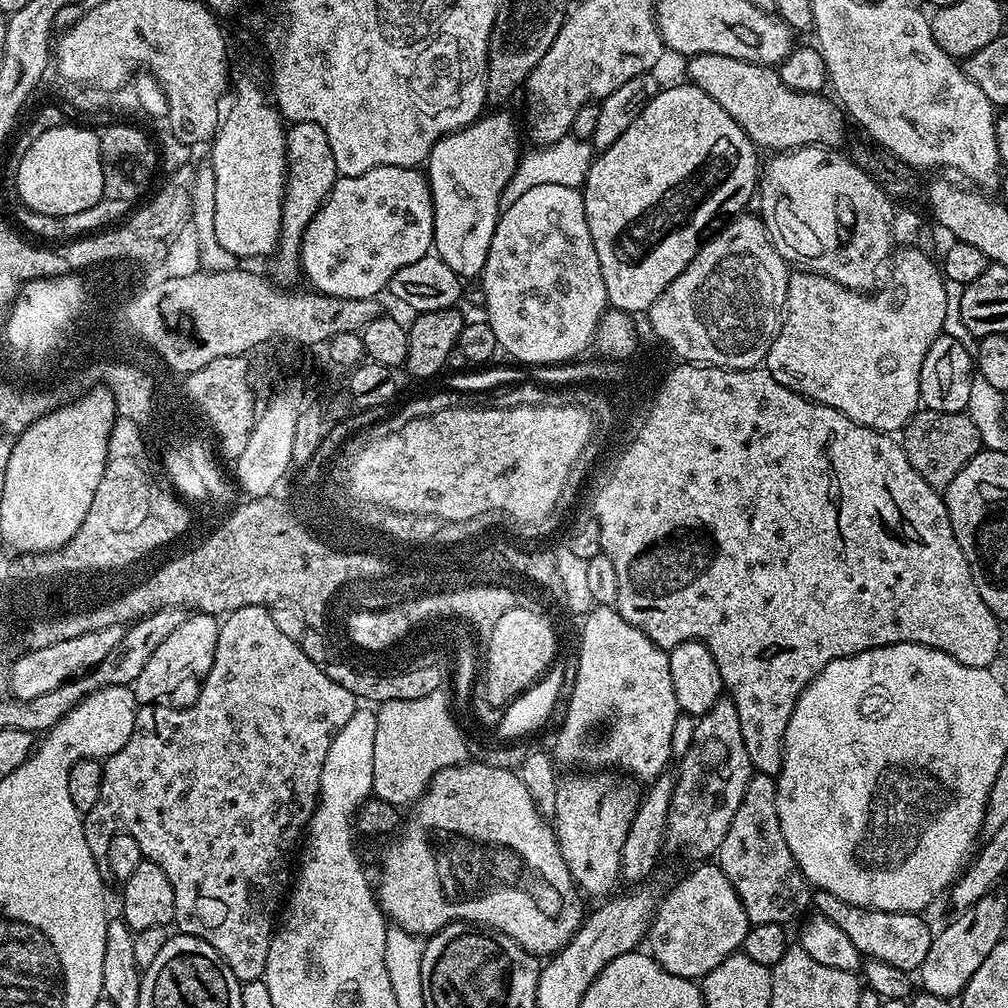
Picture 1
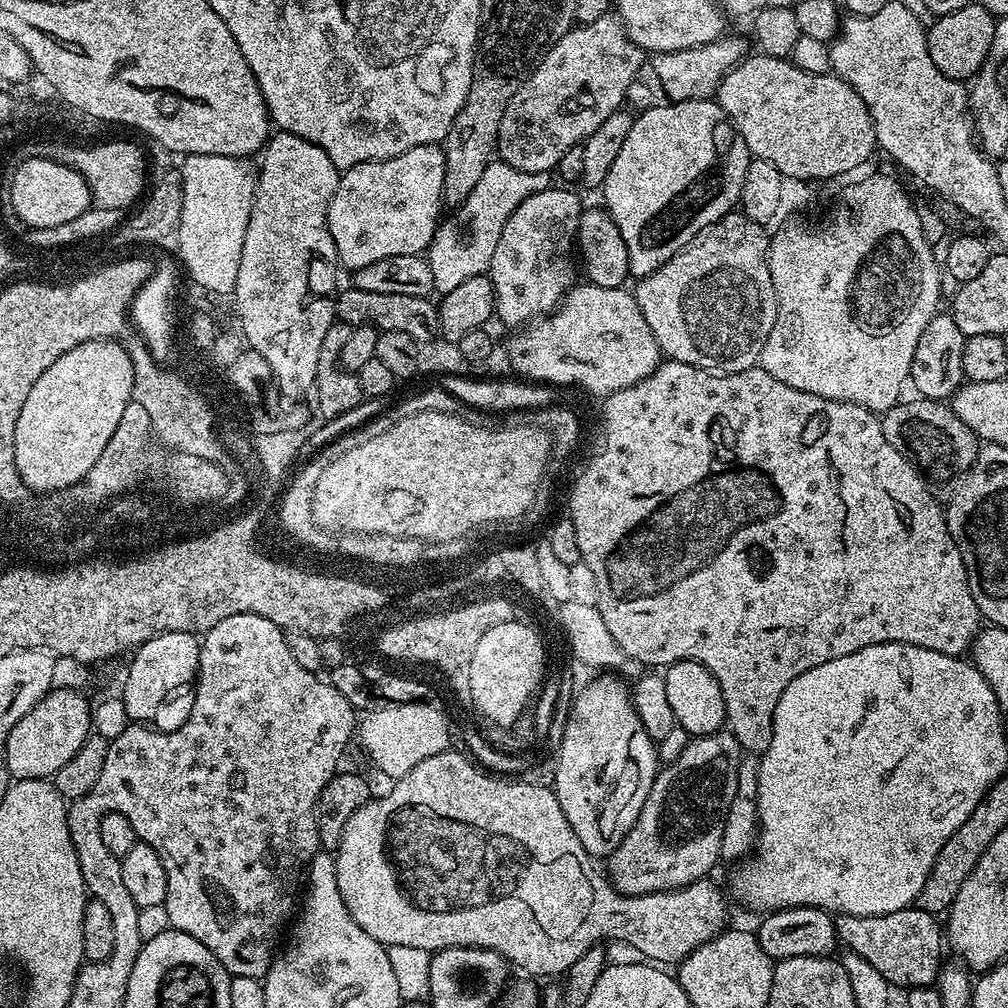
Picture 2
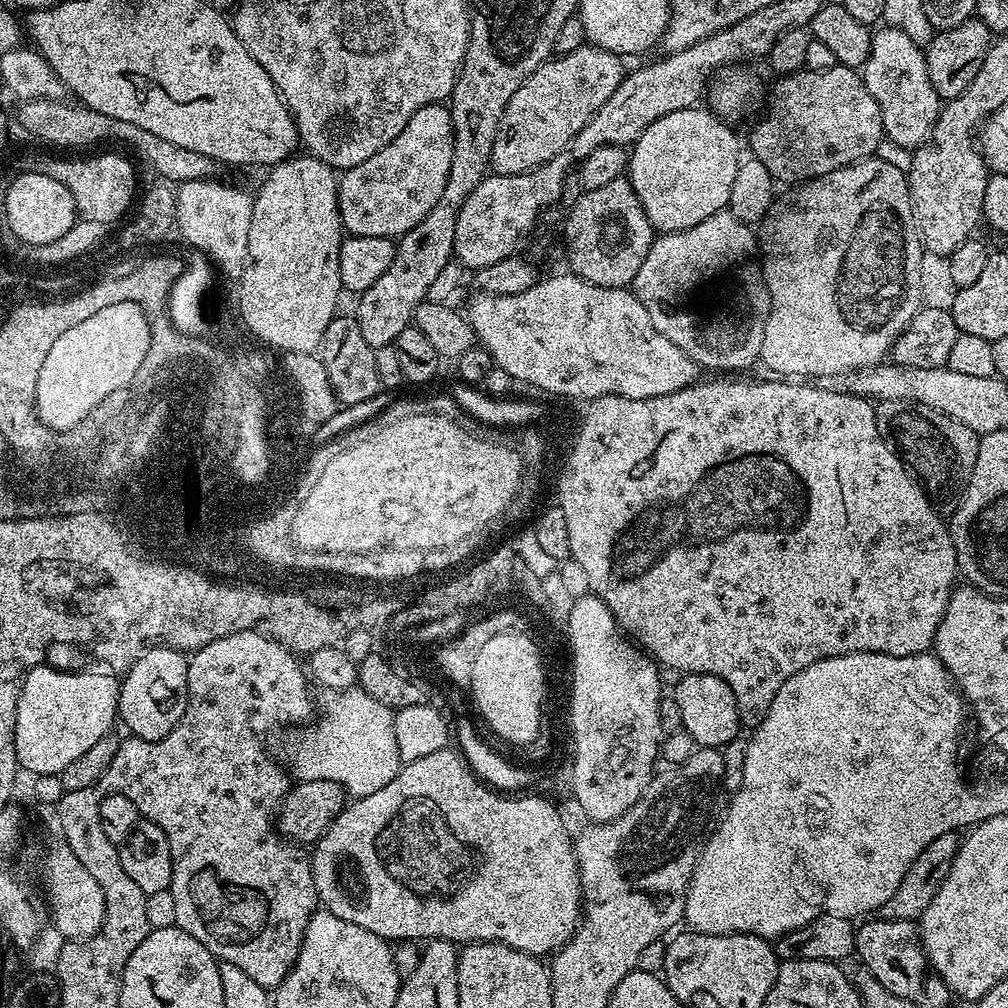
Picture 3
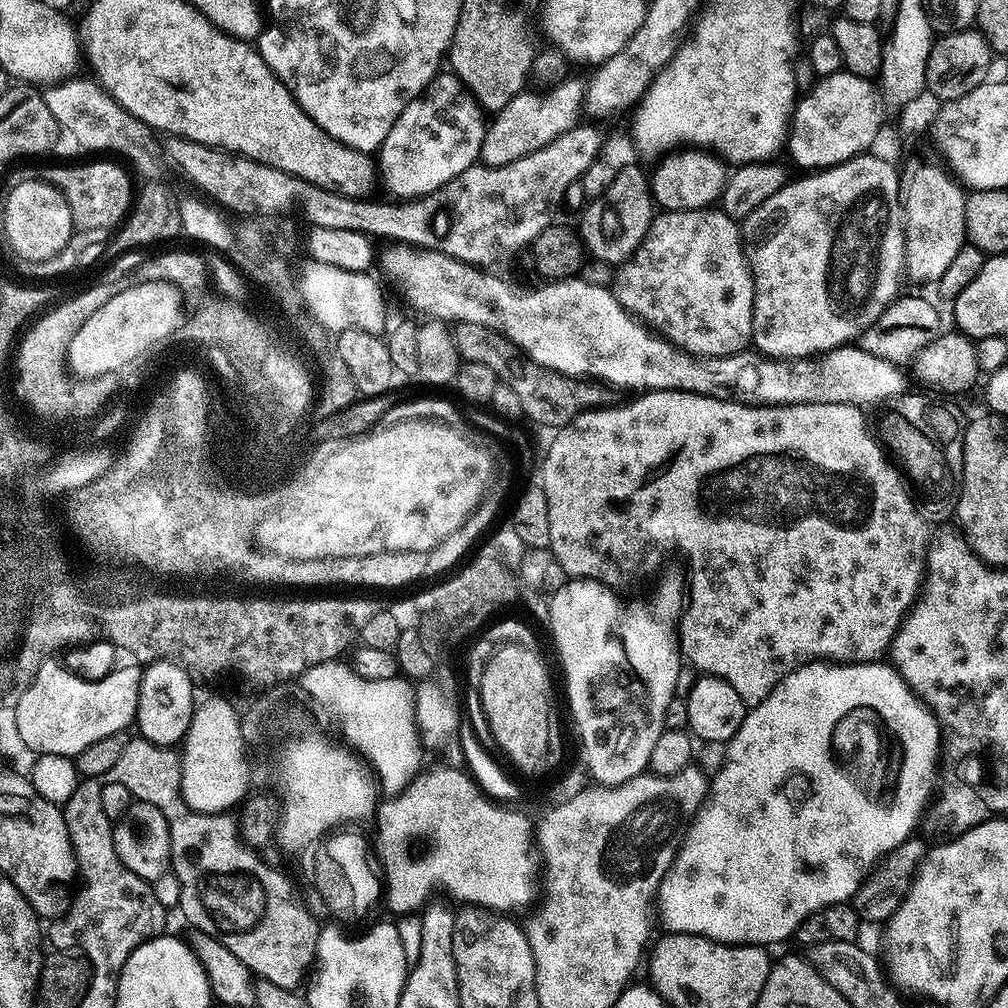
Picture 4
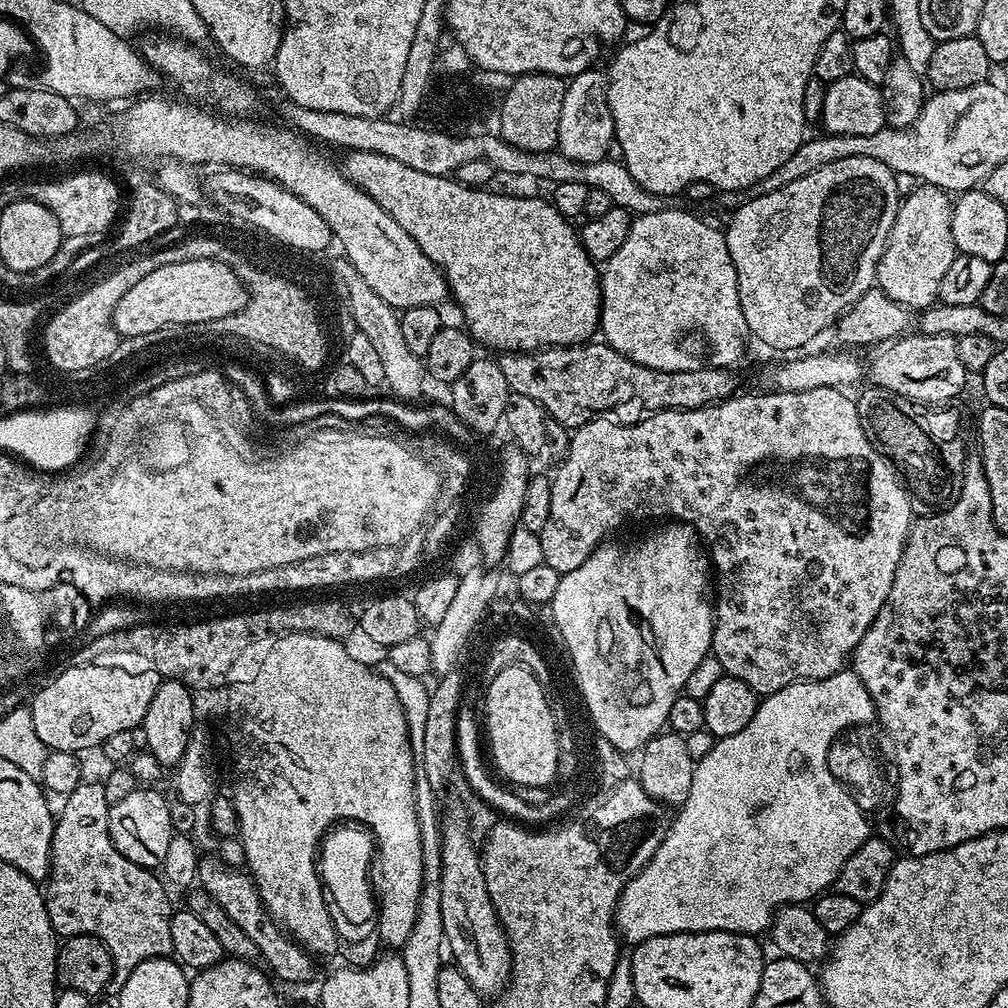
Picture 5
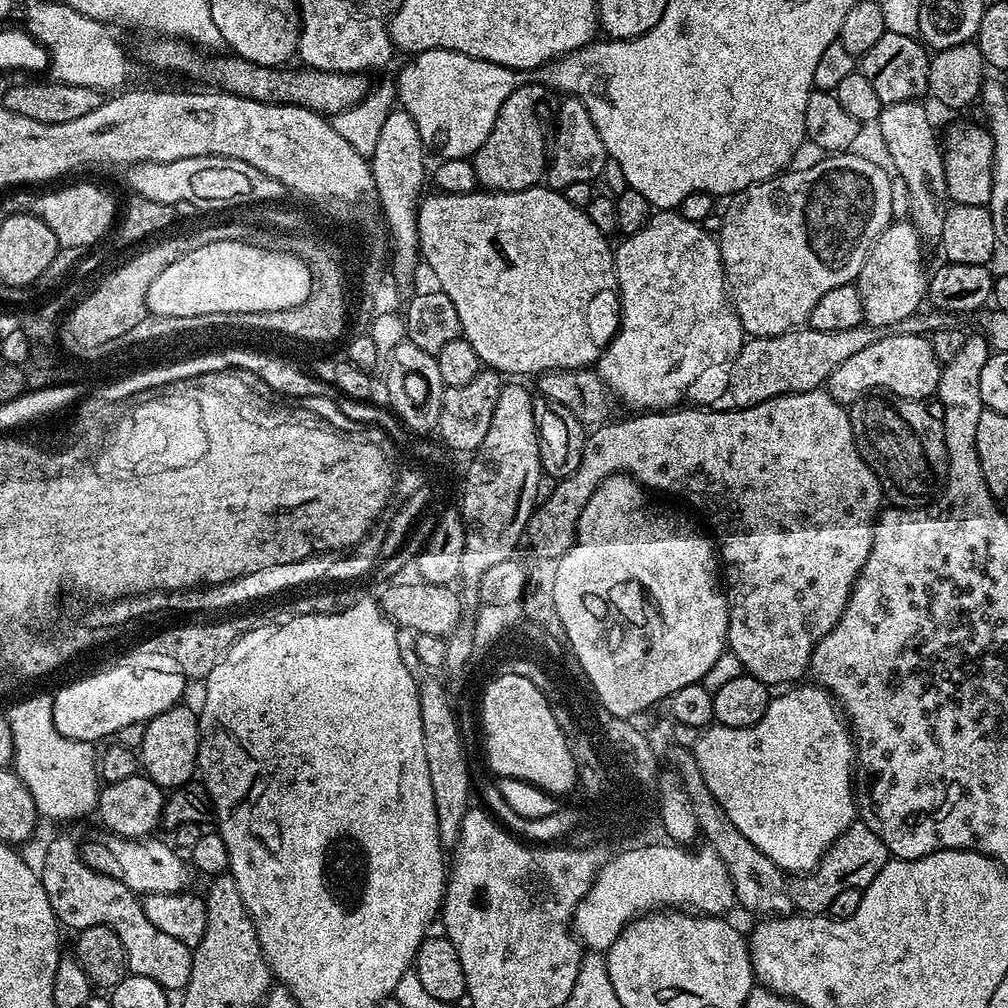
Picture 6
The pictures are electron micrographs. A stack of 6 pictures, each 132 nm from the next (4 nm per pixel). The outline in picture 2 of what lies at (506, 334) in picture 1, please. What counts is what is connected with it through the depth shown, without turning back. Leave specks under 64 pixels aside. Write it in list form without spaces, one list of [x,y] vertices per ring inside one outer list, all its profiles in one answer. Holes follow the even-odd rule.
[[[553,186],[538,194],[530,194],[530,198],[526,198],[526,202],[522,202],[516,207],[514,214],[510,214],[506,226],[502,226],[502,238],[498,238],[498,246],[494,246],[490,269],[492,291],[496,294],[495,315],[498,320],[500,316],[502,323],[527,326],[547,316],[549,312],[556,311],[560,307],[560,301],[573,288],[578,268],[572,265],[572,256],[574,260],[582,205],[580,206],[579,198],[572,191],[568,186]]]

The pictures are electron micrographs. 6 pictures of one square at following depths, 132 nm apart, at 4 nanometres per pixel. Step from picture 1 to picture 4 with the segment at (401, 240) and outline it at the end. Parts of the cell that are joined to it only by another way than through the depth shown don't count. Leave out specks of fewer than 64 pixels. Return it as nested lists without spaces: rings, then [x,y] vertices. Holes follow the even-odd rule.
[[[441,71],[428,83],[421,96],[411,100],[406,110],[402,110],[398,122],[390,126],[390,134],[386,134],[386,138],[378,149],[379,173],[383,181],[385,178],[389,186],[400,195],[397,197],[423,198],[433,195],[441,191],[456,175],[479,161],[485,127],[486,113],[480,107],[479,101],[460,83],[455,72]]]

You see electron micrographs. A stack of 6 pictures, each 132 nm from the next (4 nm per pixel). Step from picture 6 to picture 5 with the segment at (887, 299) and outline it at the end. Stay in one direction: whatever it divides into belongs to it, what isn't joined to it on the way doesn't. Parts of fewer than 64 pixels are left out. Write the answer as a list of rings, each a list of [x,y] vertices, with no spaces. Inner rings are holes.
[[[926,183],[915,186],[917,188],[900,201],[900,209],[876,267],[875,287],[881,288],[894,302],[907,304],[912,310],[923,310],[939,301],[938,286],[942,286],[942,278],[958,253],[954,234],[950,234],[952,200],[949,193]]]

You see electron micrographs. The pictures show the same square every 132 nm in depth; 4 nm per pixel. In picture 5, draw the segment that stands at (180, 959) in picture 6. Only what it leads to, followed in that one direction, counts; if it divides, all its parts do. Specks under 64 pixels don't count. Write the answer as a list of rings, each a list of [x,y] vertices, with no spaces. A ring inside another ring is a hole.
[[[104,794],[100,796],[100,800],[96,800],[96,804],[88,800],[88,808],[96,808],[96,812],[100,812],[100,816],[92,816],[92,820],[100,820],[100,824],[92,824],[92,820],[84,824],[84,816],[80,816],[80,824],[68,824],[68,828],[54,826],[52,865],[46,881],[44,905],[50,918],[50,926],[56,931],[57,937],[93,936],[104,943],[106,950],[110,950],[112,981],[108,983],[107,991],[119,994],[126,978],[130,978],[132,971],[142,966],[142,962],[159,956],[173,955],[170,922],[174,907],[172,908],[171,902],[168,901],[169,889],[165,881],[155,871],[138,866],[130,862],[130,858],[118,854],[108,829],[109,807]]]

